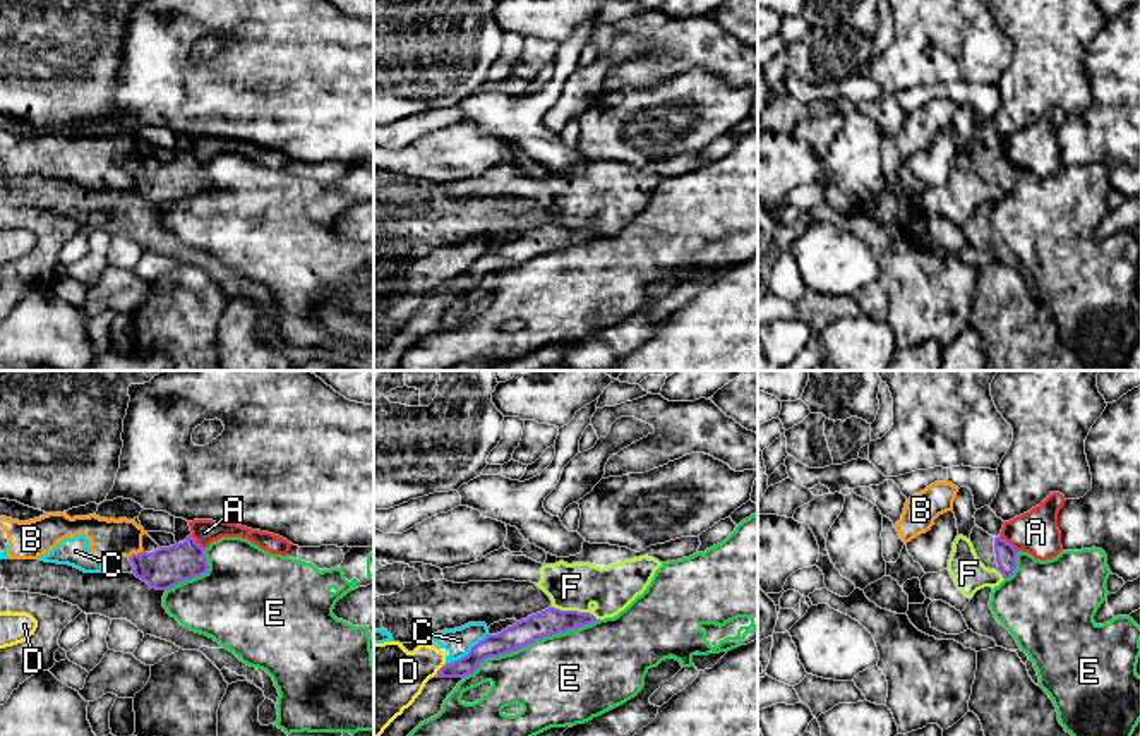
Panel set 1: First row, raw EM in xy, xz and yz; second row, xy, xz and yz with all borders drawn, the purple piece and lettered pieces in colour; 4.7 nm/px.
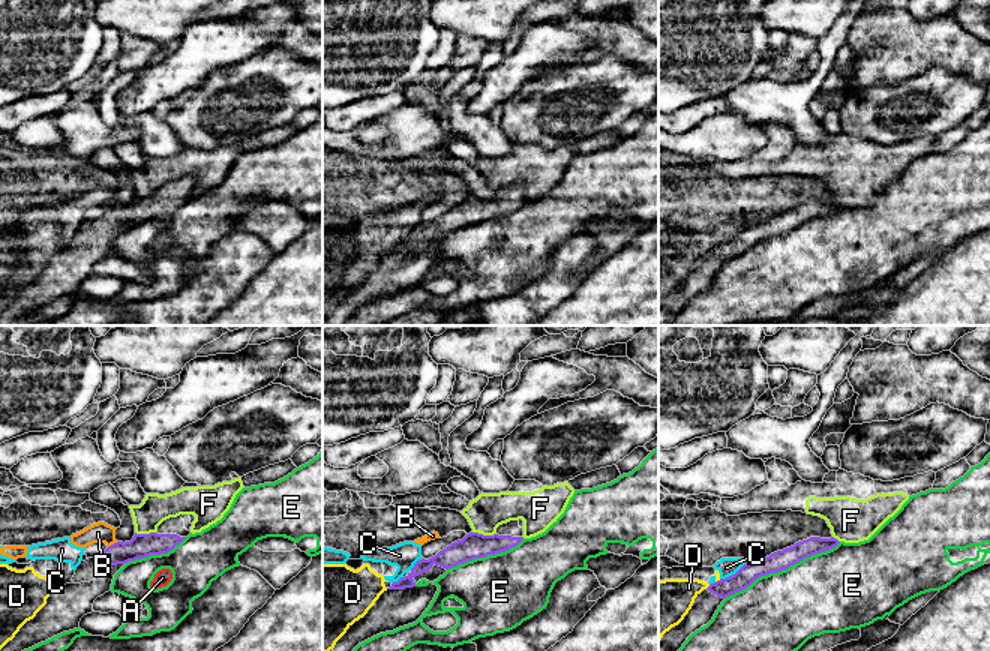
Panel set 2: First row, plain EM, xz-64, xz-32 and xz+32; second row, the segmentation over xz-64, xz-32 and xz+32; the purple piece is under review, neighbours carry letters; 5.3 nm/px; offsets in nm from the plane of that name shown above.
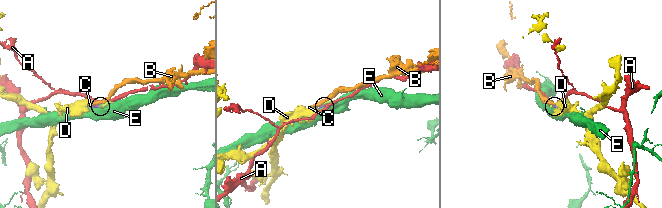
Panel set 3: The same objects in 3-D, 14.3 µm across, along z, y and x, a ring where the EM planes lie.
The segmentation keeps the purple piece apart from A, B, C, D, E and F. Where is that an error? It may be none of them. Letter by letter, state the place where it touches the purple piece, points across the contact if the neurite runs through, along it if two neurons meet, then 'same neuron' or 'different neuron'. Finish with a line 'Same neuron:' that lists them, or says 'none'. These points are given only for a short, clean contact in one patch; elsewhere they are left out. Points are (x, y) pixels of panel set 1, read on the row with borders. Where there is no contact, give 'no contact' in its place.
A: meets purple in yz at (1008, 542); border along yz (1000, 536), (1017, 551); different neuron
B: meets purple in xy at (136, 555); border along xy (143, 549), (129, 558); different neuron
C: meets purple in xz at (468, 652); border along xz (487, 633), (463, 656), (446, 664); different neuron
D: meets purple in xz at (439, 669); border along xz (444, 663), (434, 675); different neuron
E: meets purple in xz at (530, 642); different neuron
F: meets purple in xz at (575, 611); border along xz (552, 606), (588, 611), (597, 620); different neuron
Same neuron: none

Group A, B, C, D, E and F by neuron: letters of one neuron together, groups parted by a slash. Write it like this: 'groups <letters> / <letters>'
groups A / B C D / E / F

